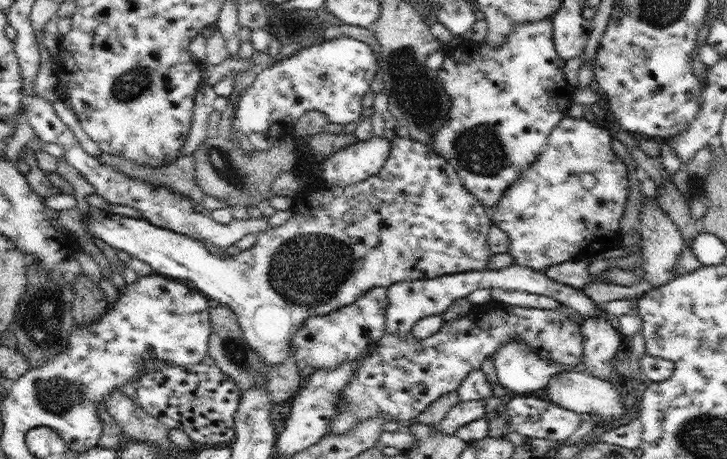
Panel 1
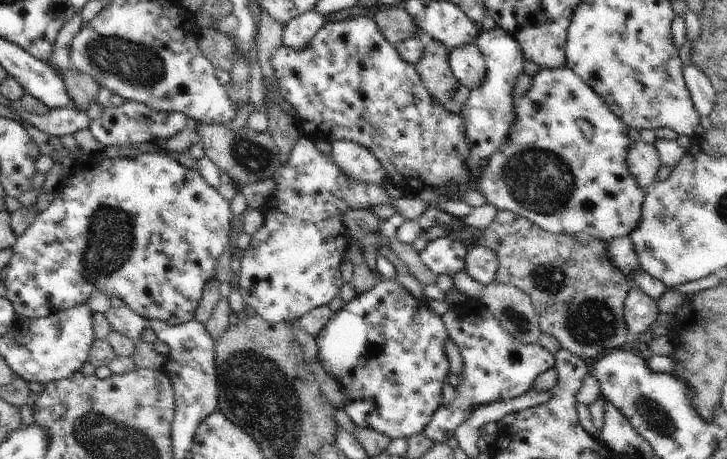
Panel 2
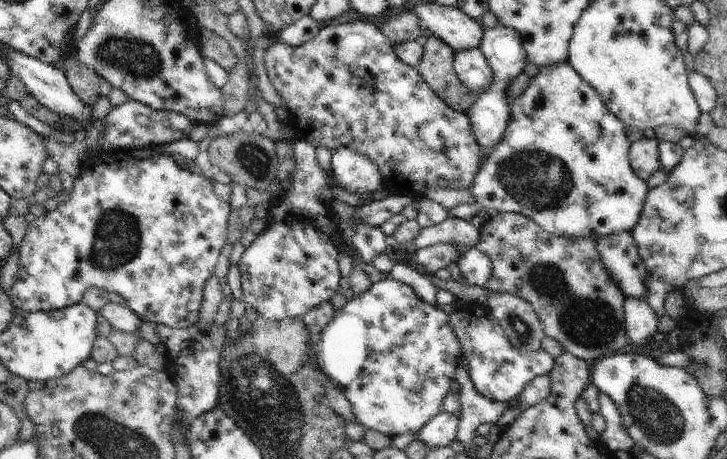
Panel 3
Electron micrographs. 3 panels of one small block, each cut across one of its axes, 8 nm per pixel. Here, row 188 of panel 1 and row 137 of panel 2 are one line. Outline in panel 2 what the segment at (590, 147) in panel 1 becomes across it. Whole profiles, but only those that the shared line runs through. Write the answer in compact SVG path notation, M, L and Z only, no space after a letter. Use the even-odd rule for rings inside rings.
M541 69L528 94L514 102L516 122L508 132L508 142L482 167L474 189L498 211L511 211L555 234L587 234L602 241L629 236L638 226L646 191L630 176L626 156L631 146L629 127L610 111L572 70ZM578 120L586 120L596 130L591 140L584 138Z

